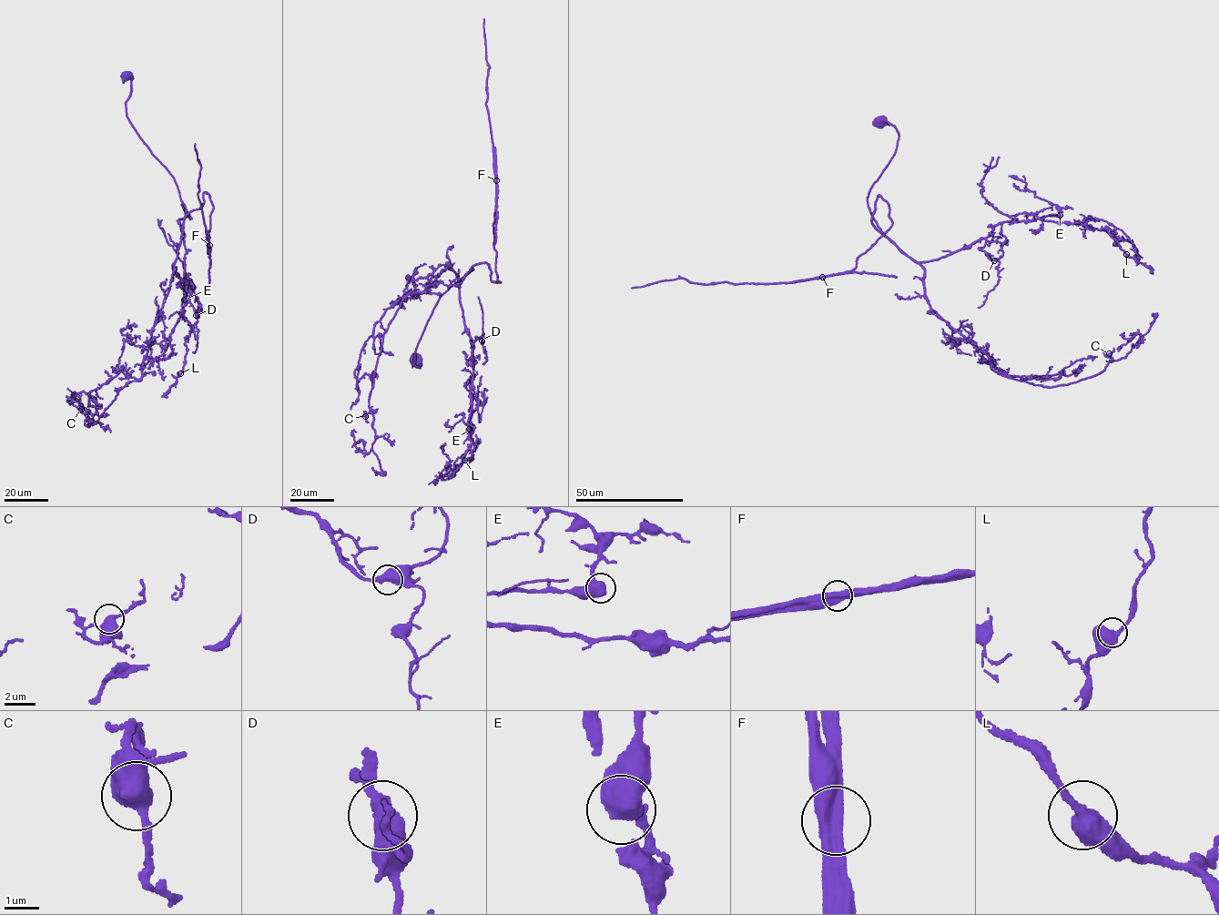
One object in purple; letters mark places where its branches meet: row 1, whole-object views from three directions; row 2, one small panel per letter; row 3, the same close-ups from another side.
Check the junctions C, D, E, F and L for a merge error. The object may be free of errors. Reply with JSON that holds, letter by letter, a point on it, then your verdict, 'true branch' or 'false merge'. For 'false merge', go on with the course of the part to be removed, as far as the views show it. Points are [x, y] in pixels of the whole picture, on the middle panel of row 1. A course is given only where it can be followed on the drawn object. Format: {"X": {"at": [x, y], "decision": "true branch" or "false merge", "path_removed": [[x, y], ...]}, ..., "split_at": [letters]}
{"C": {"at": [365, 416], "decision": "true branch"}, "D": {"at": [482, 340], "decision": "true branch"}, "E": {"at": [469, 429], "decision": "true branch"}, "F": {"at": [496, 180], "decision": "false merge", "path_removed": [[496, 180], [495, 242]]}, "L": {"at": [464, 460], "decision": "true branch"}, "split_at": ["F"]}

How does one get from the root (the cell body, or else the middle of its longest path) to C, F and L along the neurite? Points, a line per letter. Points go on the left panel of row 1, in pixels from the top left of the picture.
C: (126, 77), (126, 117), (174, 177), (186, 214), (142, 377), (120, 389), (96, 424), (85, 424), (81, 409)
F: (126, 77), (126, 117), (174, 177), (185, 217), (200, 208), (203, 192), (208, 196), (208, 253), (209, 244)
L: (126, 77), (126, 117), (186, 208), (172, 265), (180, 279), (187, 277), (182, 309), (191, 331), (180, 373)

